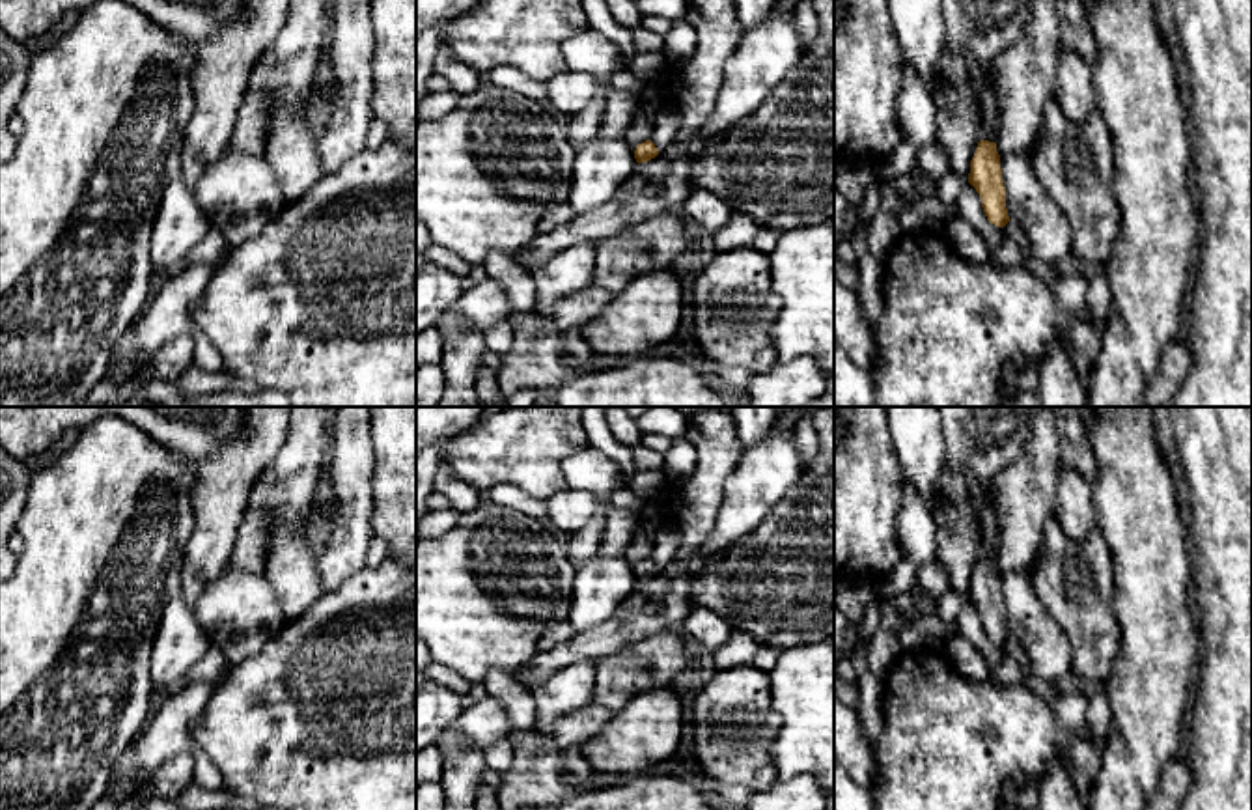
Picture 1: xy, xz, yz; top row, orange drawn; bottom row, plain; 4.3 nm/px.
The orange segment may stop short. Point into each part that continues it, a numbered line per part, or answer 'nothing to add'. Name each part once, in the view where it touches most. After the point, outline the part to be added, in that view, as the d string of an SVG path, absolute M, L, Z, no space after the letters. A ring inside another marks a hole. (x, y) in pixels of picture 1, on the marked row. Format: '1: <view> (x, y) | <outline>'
nothing to add

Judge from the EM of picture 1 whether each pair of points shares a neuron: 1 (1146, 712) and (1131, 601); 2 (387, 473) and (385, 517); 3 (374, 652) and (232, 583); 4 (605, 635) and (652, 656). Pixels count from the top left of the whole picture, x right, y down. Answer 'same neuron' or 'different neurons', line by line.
1: same neuron
2: same neuron
3: different neurons
4: different neurons

